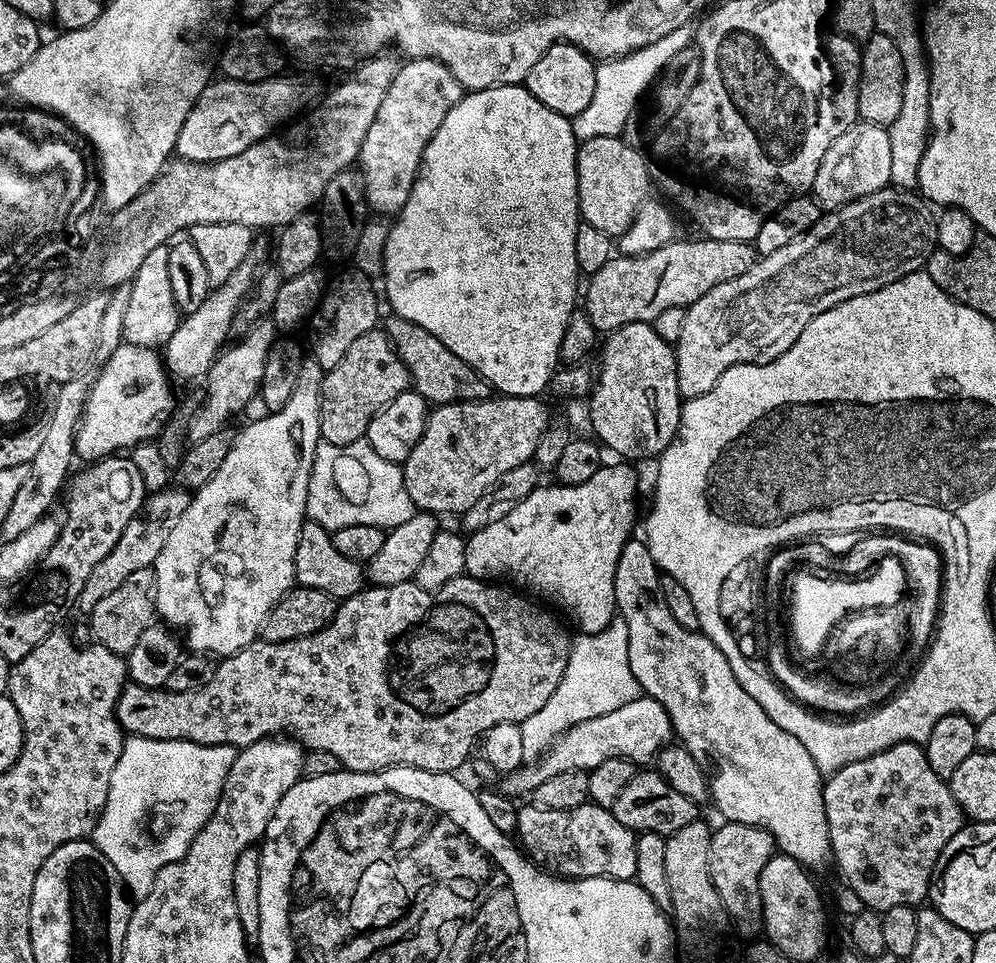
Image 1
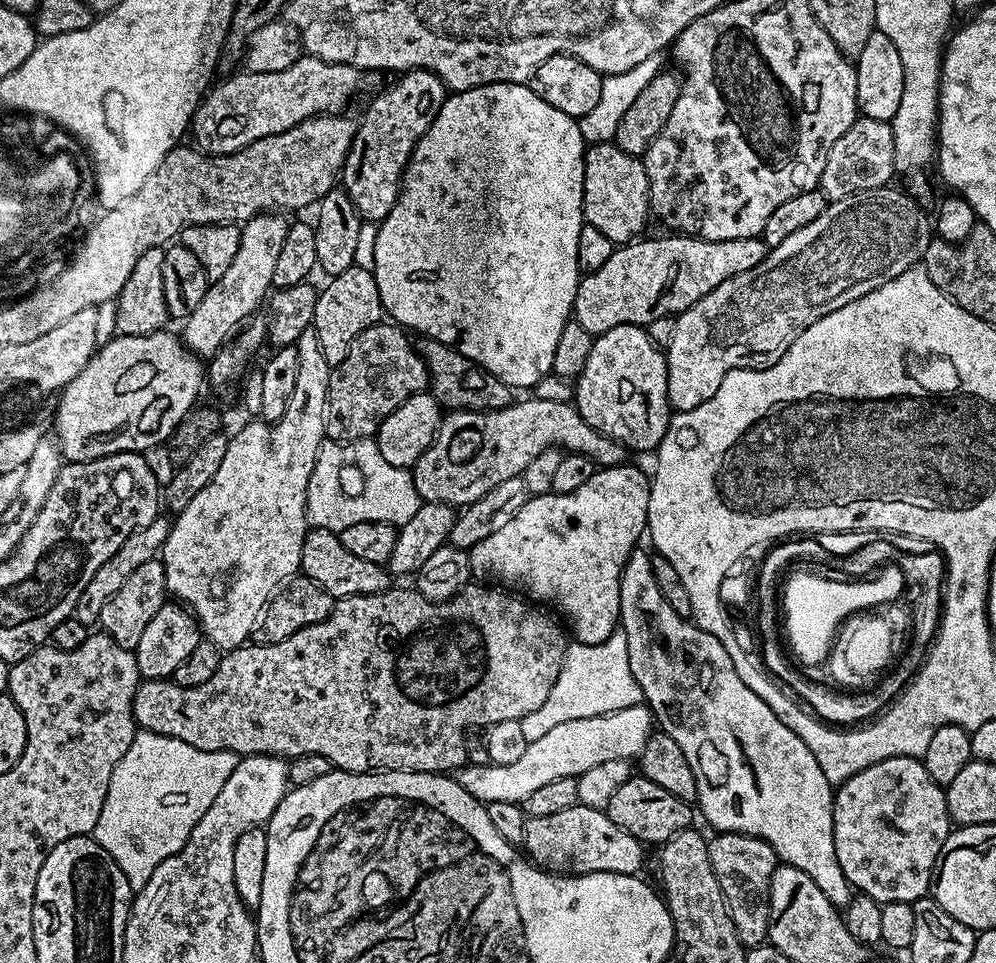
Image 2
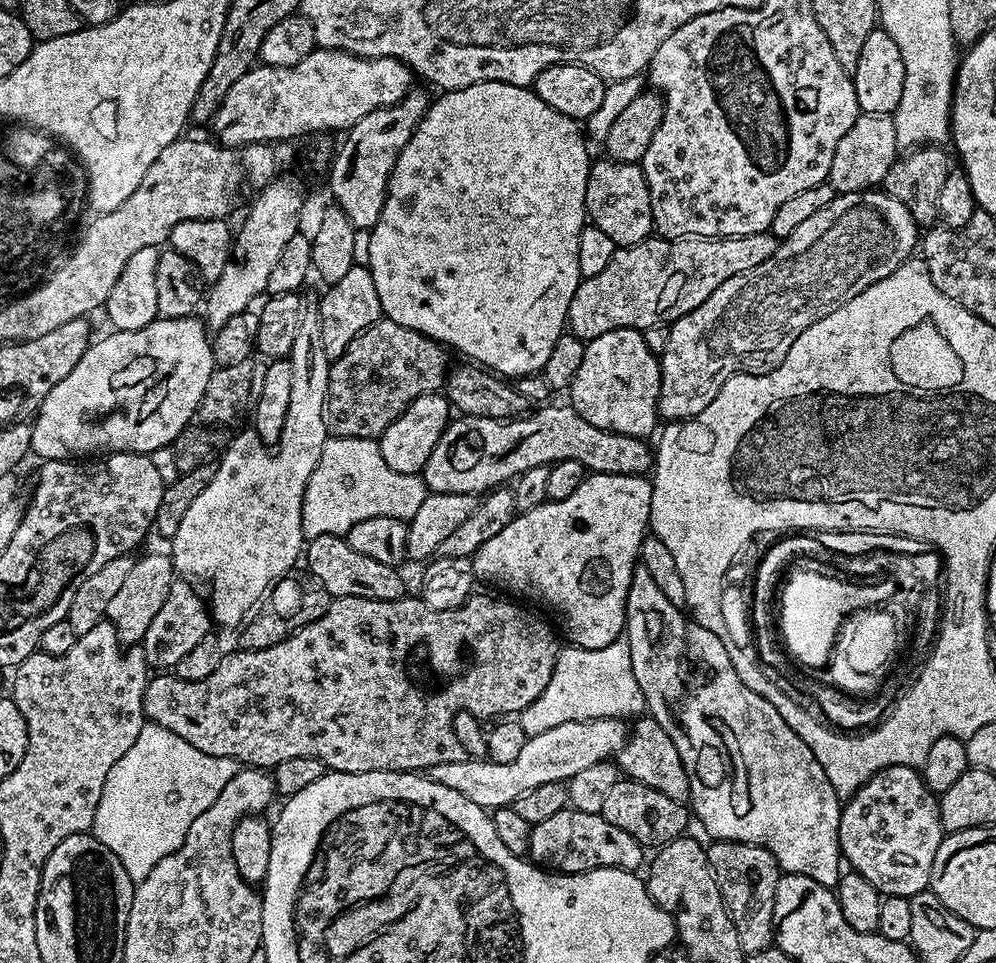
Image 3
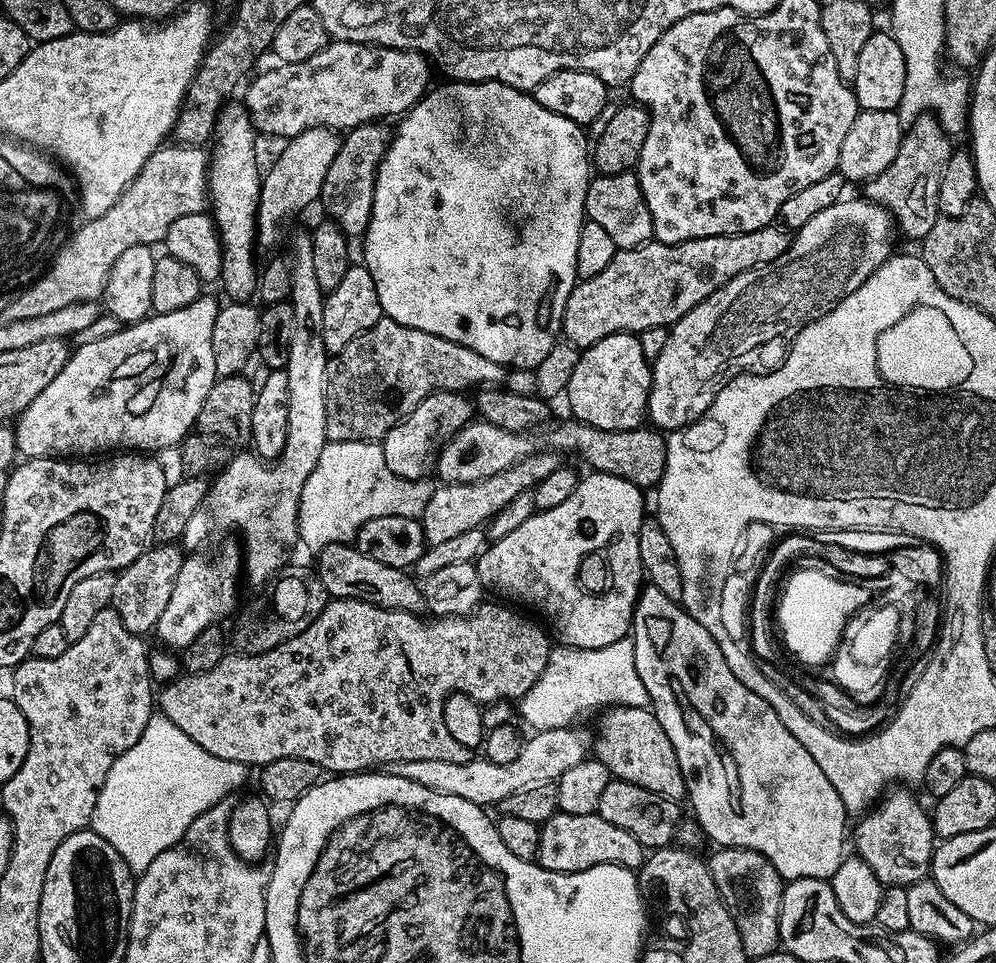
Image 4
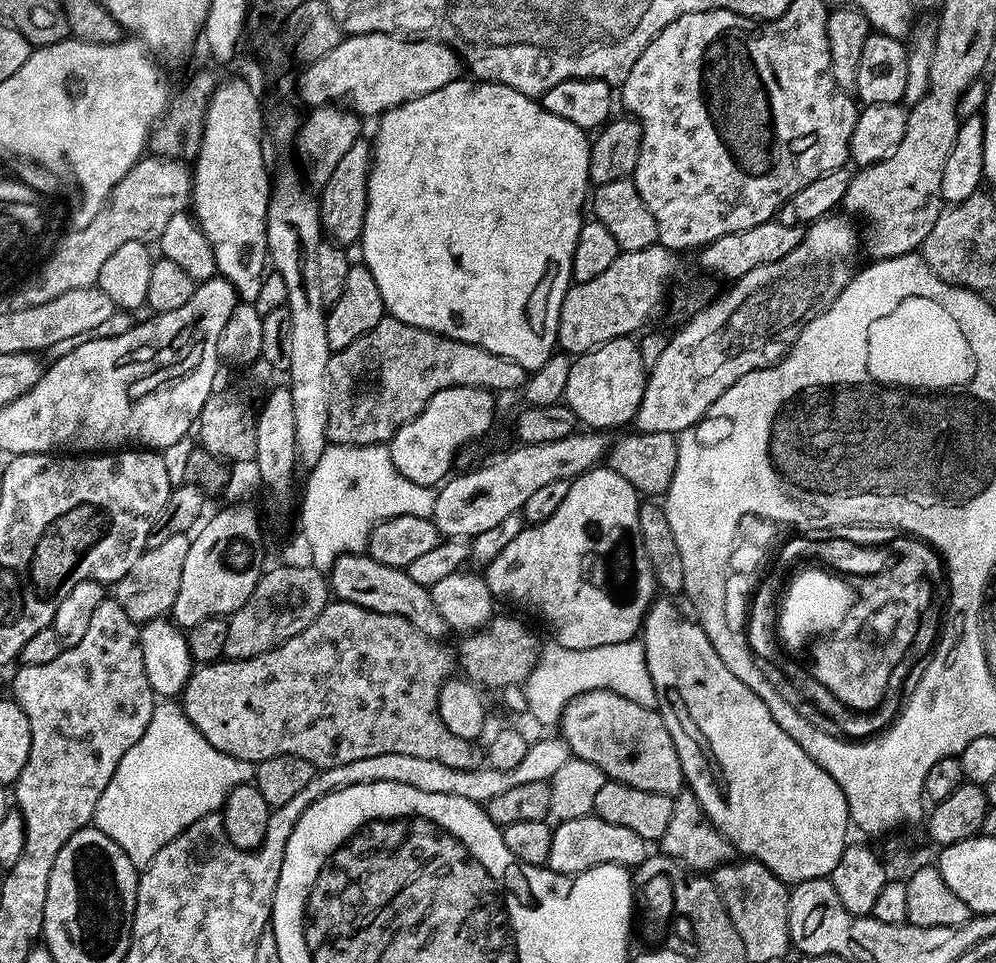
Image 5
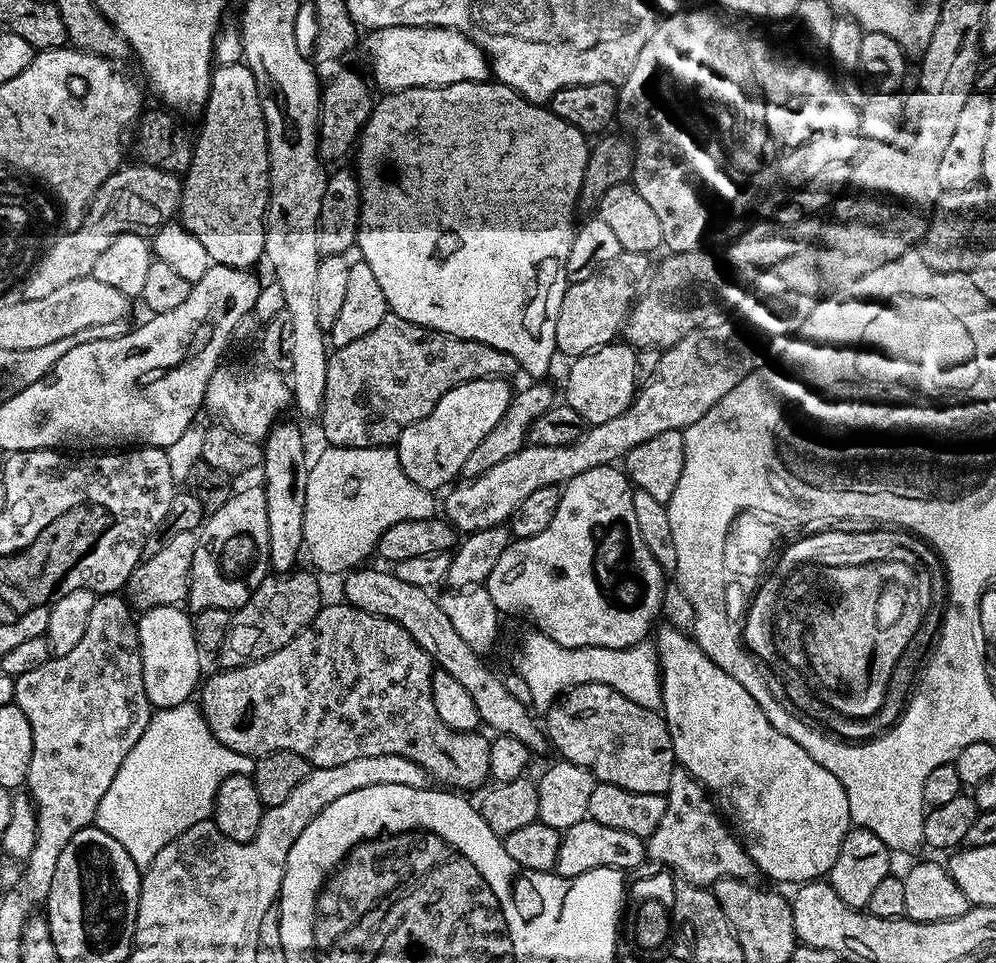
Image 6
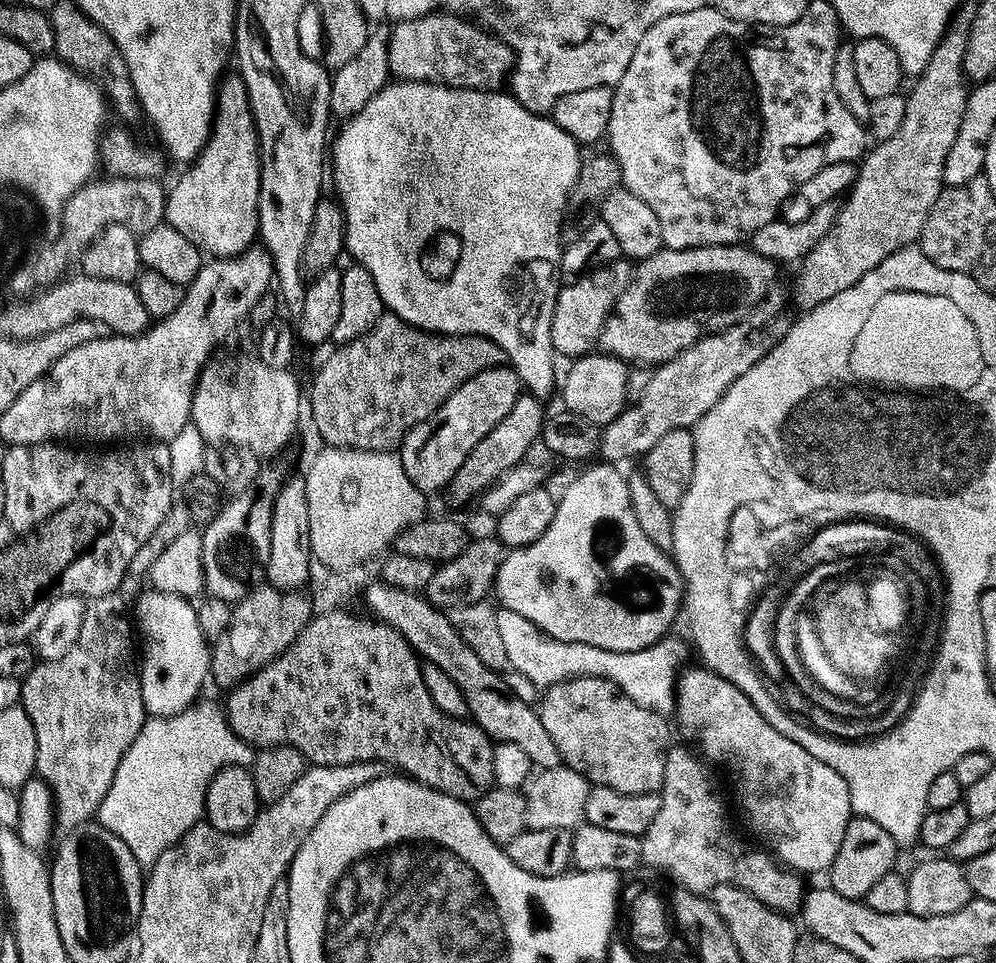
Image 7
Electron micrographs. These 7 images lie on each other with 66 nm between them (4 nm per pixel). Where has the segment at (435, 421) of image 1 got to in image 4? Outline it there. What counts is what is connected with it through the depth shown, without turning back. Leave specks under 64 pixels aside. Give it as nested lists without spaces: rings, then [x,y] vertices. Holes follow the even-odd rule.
[[[567,418],[561,424],[553,423],[547,429],[547,447],[553,452],[567,454],[577,452],[593,472],[609,472],[612,476],[626,478],[642,490],[655,489],[666,470],[667,443],[659,431],[648,426],[634,430],[599,432],[594,426],[582,424],[575,418]],[[473,422],[465,426],[462,430],[458,430],[451,436],[445,443],[444,447],[440,450],[440,455],[436,457],[436,467],[434,469],[435,475],[440,475],[439,478],[443,483],[446,484],[465,484],[466,482],[478,482],[482,478],[490,478],[494,474],[498,474],[502,470],[506,470],[510,466],[514,466],[519,460],[522,459],[523,456],[530,456],[533,452],[537,451],[538,444],[536,444],[535,435],[532,434],[521,434],[519,432],[507,432],[506,430],[502,430],[498,426],[494,426],[493,424],[486,424],[483,422]],[[553,427],[553,428],[552,428]],[[552,428],[552,429],[551,429]]]

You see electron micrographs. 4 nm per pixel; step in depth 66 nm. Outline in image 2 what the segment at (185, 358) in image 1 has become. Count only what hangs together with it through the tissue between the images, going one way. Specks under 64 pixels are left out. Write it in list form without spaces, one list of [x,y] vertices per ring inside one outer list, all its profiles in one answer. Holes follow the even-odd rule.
[[[273,210],[259,212],[254,218],[244,221],[240,228],[238,254],[234,254],[234,262],[230,262],[222,278],[209,283],[206,298],[202,298],[202,302],[198,302],[197,308],[183,321],[182,340],[189,352],[200,358],[213,357],[235,333],[238,321],[261,307],[272,288],[282,242],[286,242],[290,220],[284,216],[287,215]]]

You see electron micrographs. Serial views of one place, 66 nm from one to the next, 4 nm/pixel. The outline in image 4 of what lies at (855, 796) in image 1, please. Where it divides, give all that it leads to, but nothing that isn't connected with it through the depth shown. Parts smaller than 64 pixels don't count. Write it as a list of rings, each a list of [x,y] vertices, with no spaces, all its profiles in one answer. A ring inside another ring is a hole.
[[[889,791],[875,807],[857,819],[860,821],[856,824],[856,848],[854,848],[854,852],[866,862],[866,866],[870,866],[870,870],[874,870],[874,874],[881,884],[907,886],[925,879],[929,875],[932,854],[938,843],[938,837],[935,830],[932,829],[929,809],[923,808],[908,793],[911,791],[892,791]]]

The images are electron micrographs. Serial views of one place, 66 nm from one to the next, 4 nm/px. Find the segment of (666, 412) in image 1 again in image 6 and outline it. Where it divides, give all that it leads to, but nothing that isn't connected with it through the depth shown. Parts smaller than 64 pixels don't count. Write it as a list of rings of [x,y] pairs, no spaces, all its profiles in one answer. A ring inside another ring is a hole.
[[[626,342],[603,344],[593,352],[575,357],[568,368],[568,377],[564,380],[562,396],[566,403],[583,418],[585,425],[610,422],[610,418],[618,418],[632,405],[638,391],[634,378],[634,358],[637,349]]]

